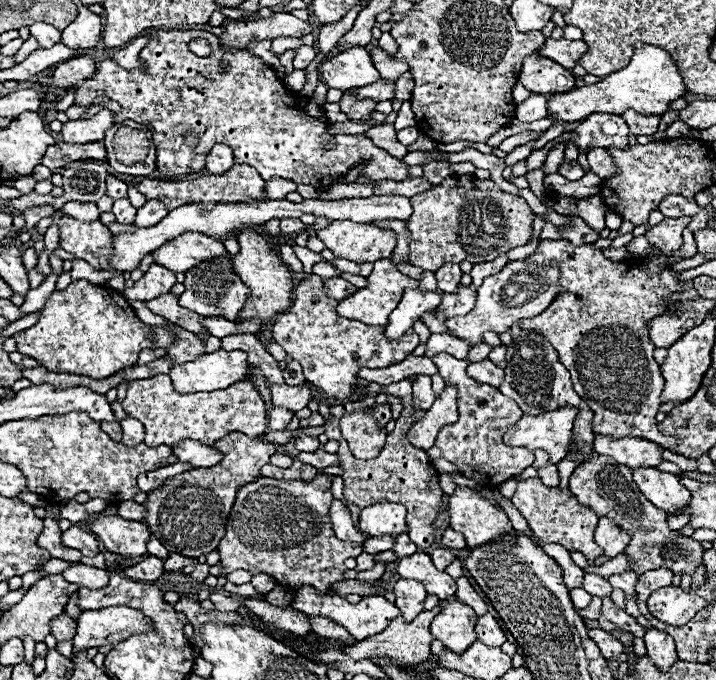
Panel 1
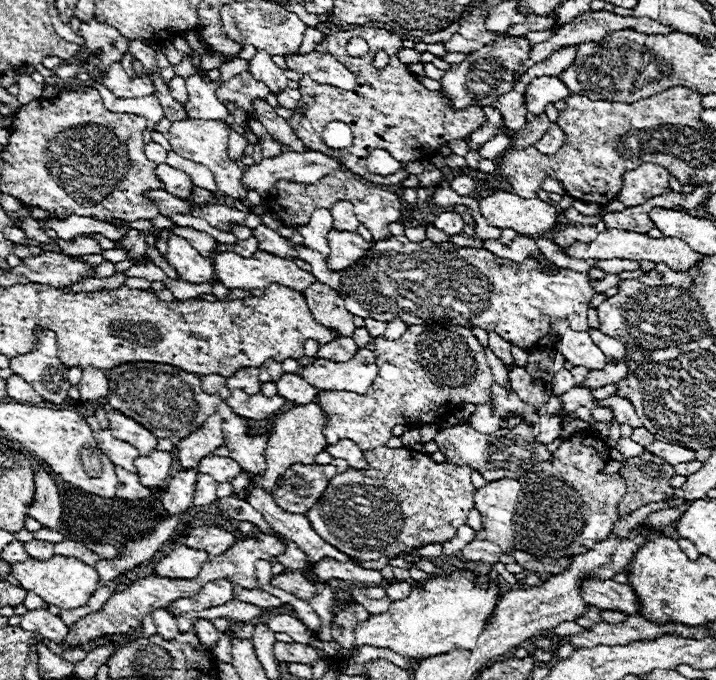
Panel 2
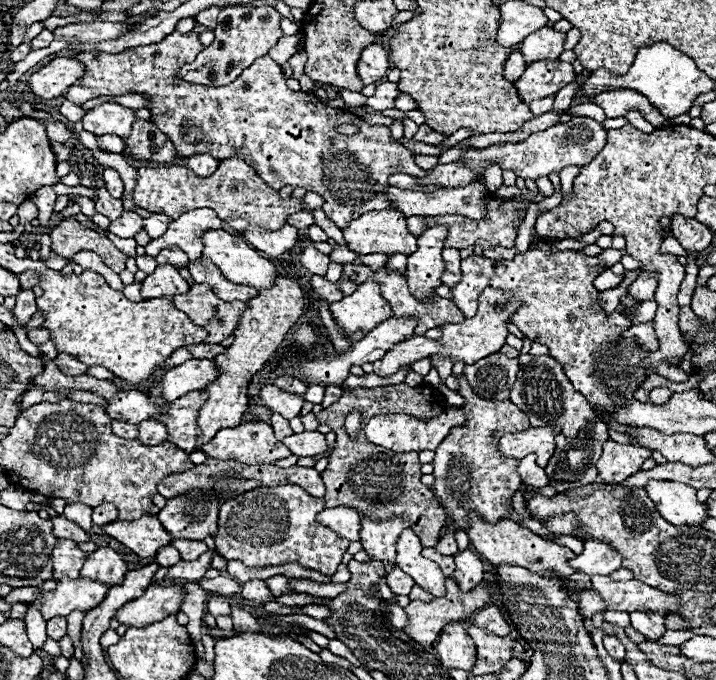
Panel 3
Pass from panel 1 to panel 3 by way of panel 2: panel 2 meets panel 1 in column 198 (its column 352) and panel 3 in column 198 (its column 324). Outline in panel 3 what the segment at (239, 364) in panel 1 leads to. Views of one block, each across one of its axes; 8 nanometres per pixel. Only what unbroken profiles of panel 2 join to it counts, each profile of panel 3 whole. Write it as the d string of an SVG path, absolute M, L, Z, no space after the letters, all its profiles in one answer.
M188 360L164 374L162 398L174 402L192 390L206 390L206 386L218 376L220 368L214 364L214 360Z

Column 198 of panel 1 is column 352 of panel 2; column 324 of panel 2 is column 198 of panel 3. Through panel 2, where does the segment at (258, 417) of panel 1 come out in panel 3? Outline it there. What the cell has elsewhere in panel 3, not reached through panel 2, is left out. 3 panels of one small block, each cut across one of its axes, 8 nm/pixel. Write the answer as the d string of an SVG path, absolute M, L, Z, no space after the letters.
M206 390L188 392L188 396L182 396L176 402L168 404L168 410L156 418L168 428L168 442L176 444L180 450L188 454L196 450L196 440L202 434L196 418L206 400Z

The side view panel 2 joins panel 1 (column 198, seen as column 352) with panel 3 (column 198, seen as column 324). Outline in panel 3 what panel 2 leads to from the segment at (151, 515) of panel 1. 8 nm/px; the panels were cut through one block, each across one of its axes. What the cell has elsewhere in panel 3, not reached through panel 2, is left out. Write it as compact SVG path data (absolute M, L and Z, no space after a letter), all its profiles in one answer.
M192 490L168 498L158 518L172 540L204 540L218 532L218 506L220 502L214 494Z

